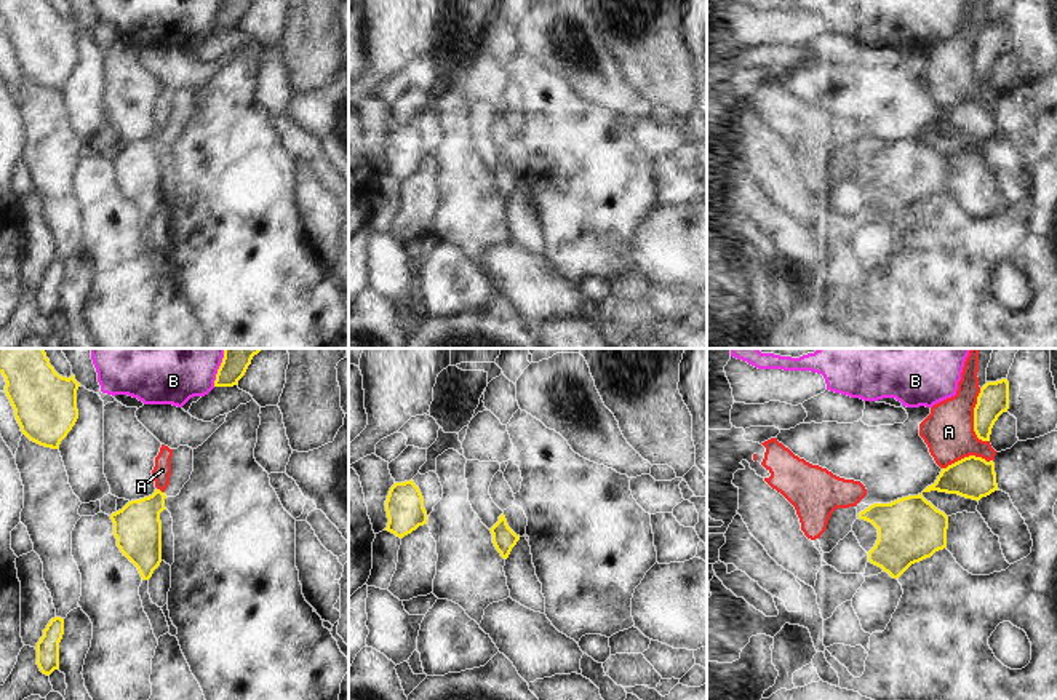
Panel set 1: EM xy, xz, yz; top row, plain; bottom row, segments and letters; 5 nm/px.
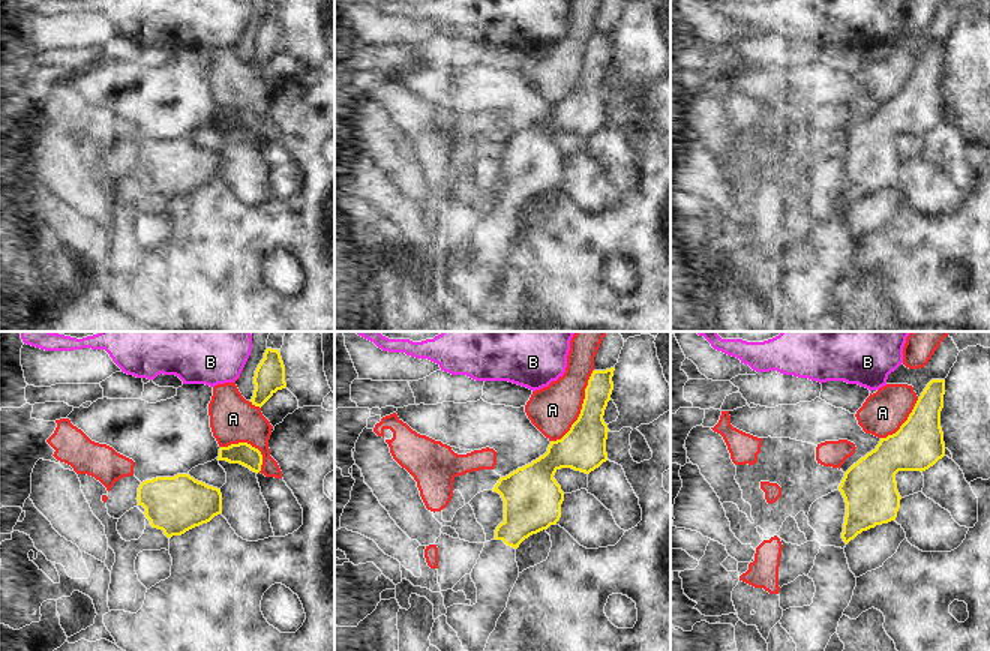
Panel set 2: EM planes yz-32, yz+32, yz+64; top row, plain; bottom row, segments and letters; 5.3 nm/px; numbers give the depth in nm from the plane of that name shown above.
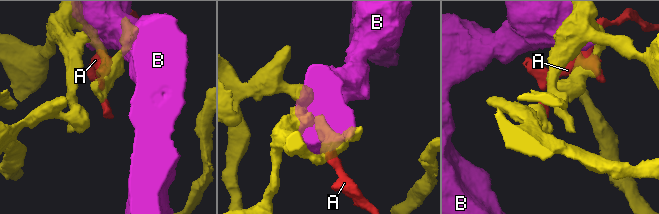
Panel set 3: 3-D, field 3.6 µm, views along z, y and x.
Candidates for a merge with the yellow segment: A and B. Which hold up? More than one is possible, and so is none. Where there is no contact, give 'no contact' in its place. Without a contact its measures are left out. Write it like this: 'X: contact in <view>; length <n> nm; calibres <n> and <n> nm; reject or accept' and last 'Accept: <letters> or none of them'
A: contact in yz; length 280 nm; calibres 160 and 260 nm; reject
B: contact in xy; length 200 nm; calibres 160 and 480 nm; reject
Accept: none of them

